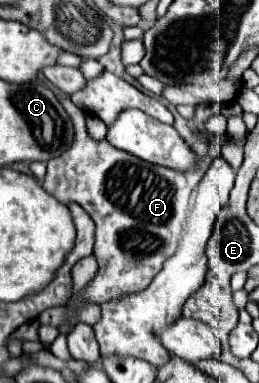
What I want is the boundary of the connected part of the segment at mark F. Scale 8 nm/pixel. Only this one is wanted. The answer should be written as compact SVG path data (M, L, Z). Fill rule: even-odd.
M58 95L62 107L72 119L74 125L74 141L68 151L64 151L60 157L54 157L48 161L48 173L44 179L44 189L54 195L62 203L78 203L96 223L96 243L94 243L94 255L98 261L98 275L90 285L82 291L82 299L92 303L106 303L112 299L118 299L126 293L136 293L146 289L154 275L162 269L164 261L176 253L182 223L188 213L190 205L190 193L200 183L202 177L198 177L198 165L190 171L174 171L160 165L152 165L148 161L140 161L138 157L114 149L108 141L96 143L86 133L86 113L78 109L68 95Z

